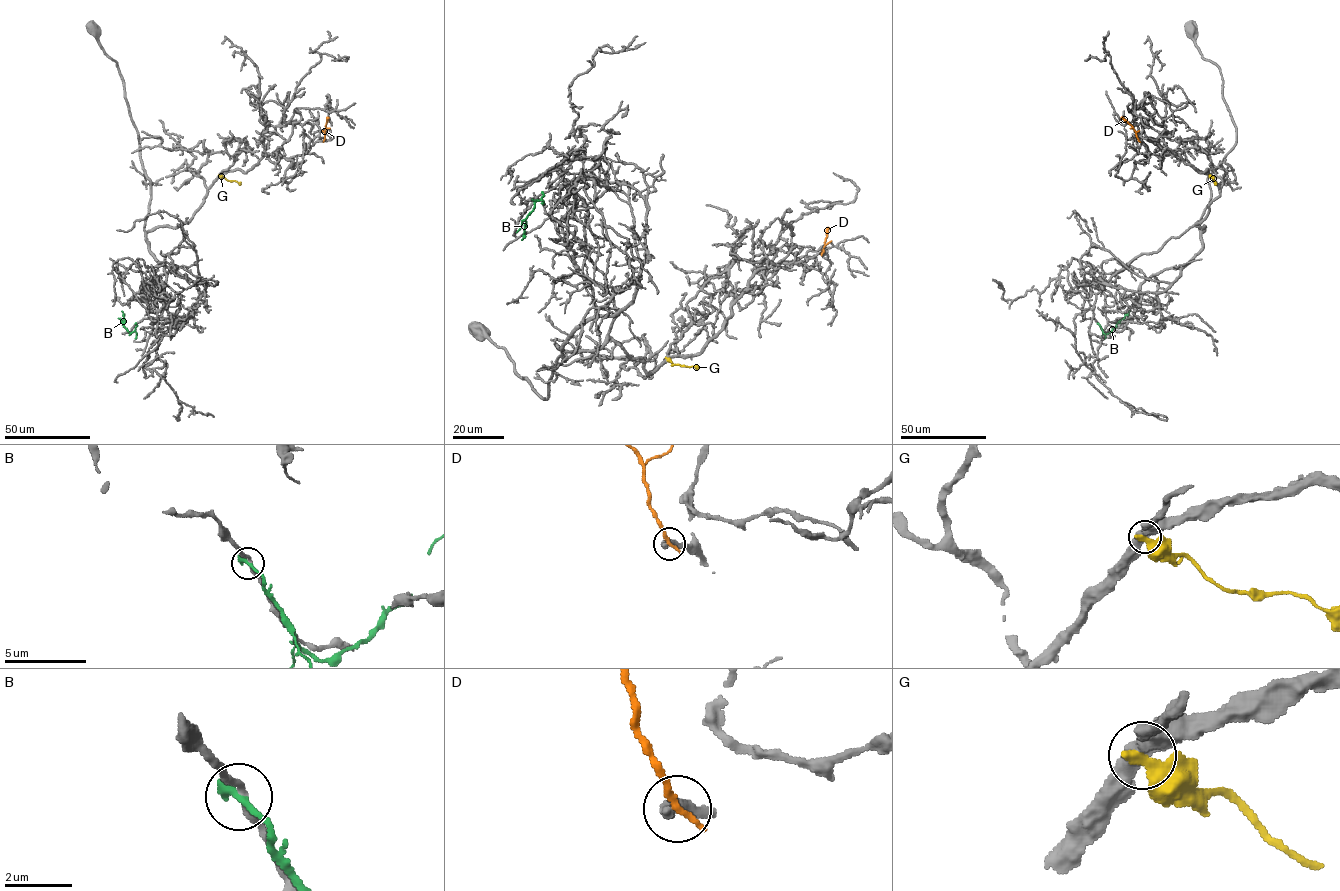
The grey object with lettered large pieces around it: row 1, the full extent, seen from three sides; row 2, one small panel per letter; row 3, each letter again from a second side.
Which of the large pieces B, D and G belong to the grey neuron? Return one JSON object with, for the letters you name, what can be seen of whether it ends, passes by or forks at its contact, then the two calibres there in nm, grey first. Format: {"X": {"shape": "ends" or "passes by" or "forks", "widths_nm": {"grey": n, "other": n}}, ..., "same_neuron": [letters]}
{"same_neuron": []}

